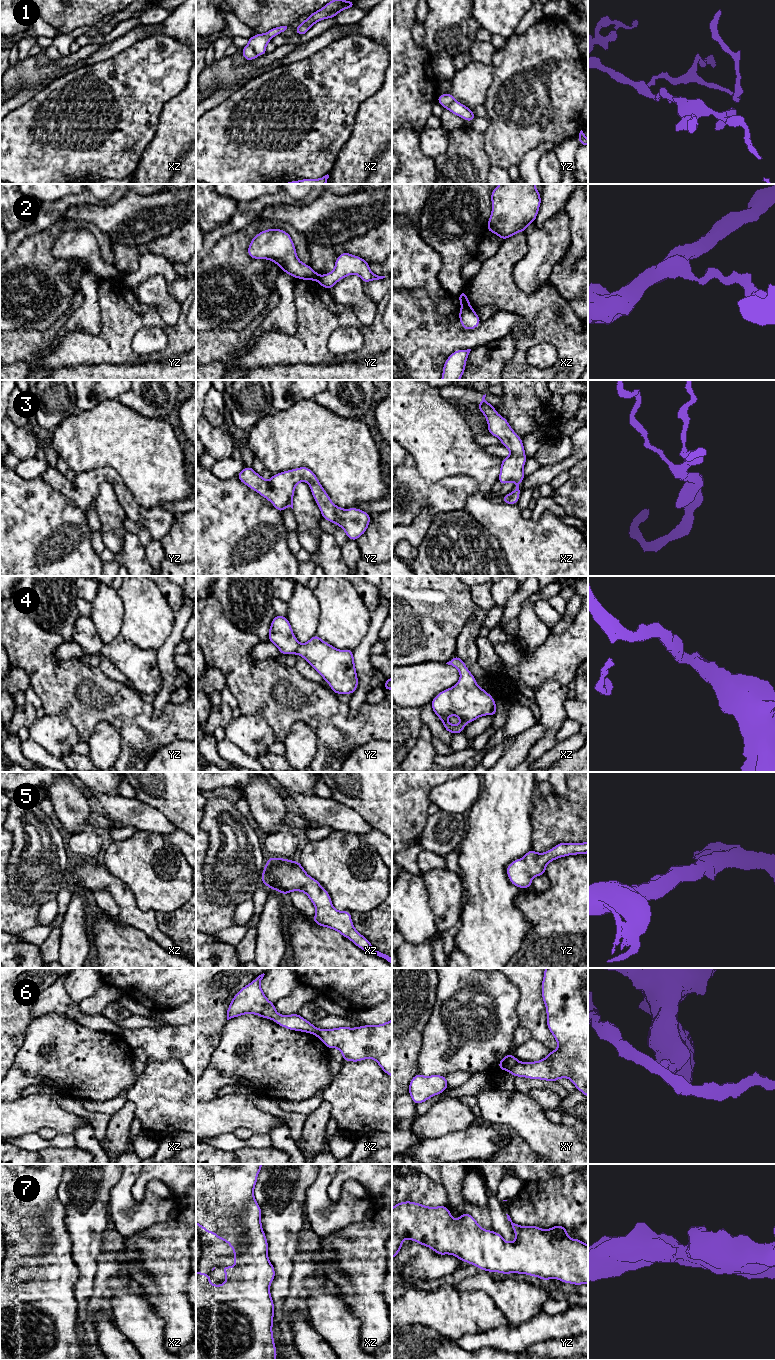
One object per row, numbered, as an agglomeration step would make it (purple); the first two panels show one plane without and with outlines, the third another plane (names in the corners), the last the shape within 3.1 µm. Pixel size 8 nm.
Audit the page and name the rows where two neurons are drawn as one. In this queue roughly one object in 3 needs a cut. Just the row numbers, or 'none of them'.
1, 2, 6

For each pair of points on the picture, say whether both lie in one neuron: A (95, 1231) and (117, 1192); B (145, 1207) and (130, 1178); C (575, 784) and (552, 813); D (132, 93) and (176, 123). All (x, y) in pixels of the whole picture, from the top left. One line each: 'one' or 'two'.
A: two
B: one
C: one
D: two

